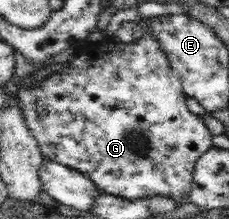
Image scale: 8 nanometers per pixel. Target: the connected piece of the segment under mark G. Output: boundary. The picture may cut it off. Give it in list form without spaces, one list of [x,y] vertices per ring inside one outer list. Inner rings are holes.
[[[149,19],[139,21],[144,27],[143,34],[138,40],[132,43],[120,42],[116,37],[102,39],[99,42],[93,43],[87,41],[81,54],[76,54],[71,61],[63,63],[60,71],[52,72],[46,76],[41,82],[31,85],[32,81],[29,76],[22,78],[20,89],[16,95],[18,106],[22,110],[22,117],[26,122],[26,126],[30,128],[30,133],[38,142],[40,151],[42,152],[45,161],[54,161],[68,167],[74,168],[90,178],[100,193],[112,194],[120,196],[128,200],[137,200],[152,196],[164,196],[172,198],[174,202],[188,201],[191,185],[193,182],[193,173],[198,158],[212,147],[212,133],[206,128],[204,118],[195,115],[188,110],[186,106],[187,96],[184,94],[183,86],[179,76],[174,73],[174,70],[168,63],[168,56],[162,50],[160,42],[154,38],[152,32],[146,29],[149,25]]]

